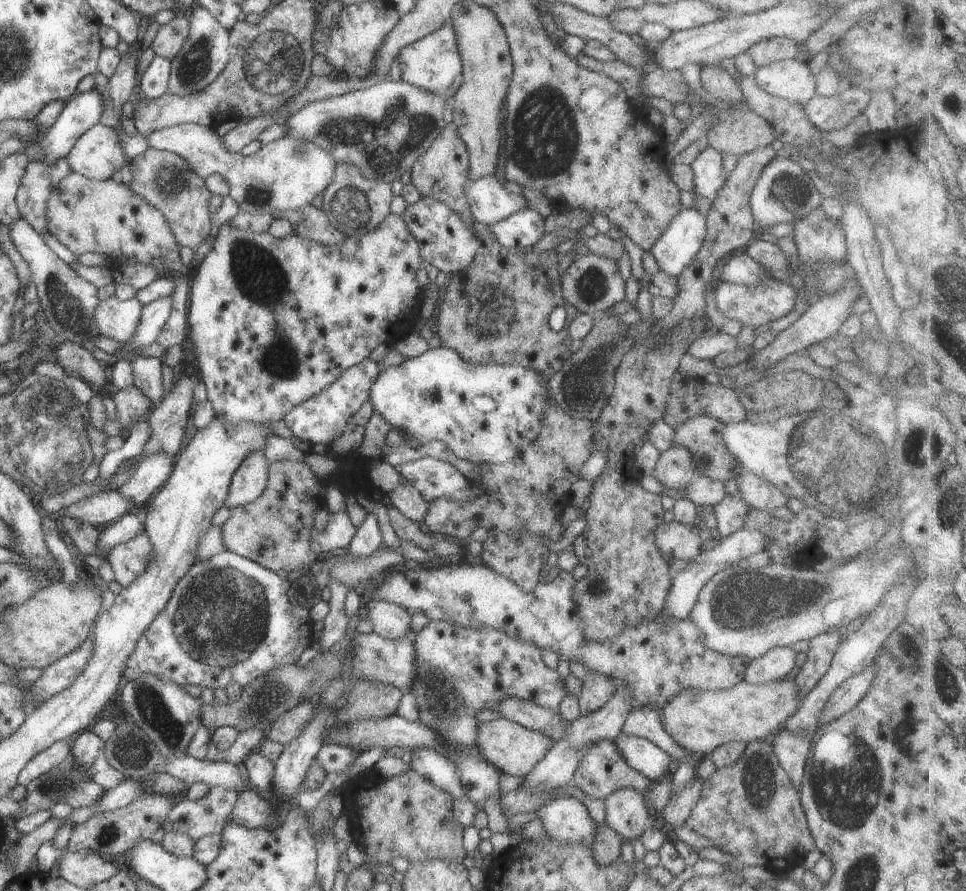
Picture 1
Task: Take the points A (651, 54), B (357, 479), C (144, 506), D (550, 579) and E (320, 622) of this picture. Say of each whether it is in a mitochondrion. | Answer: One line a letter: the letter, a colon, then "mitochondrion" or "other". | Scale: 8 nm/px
A: other
B: other
C: other
D: other
E: other

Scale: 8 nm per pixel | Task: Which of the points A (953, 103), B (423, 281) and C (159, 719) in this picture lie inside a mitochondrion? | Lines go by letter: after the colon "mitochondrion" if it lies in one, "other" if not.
A: mitochondrion
B: other
C: mitochondrion

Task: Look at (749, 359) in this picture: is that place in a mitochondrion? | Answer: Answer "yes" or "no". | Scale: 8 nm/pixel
no

